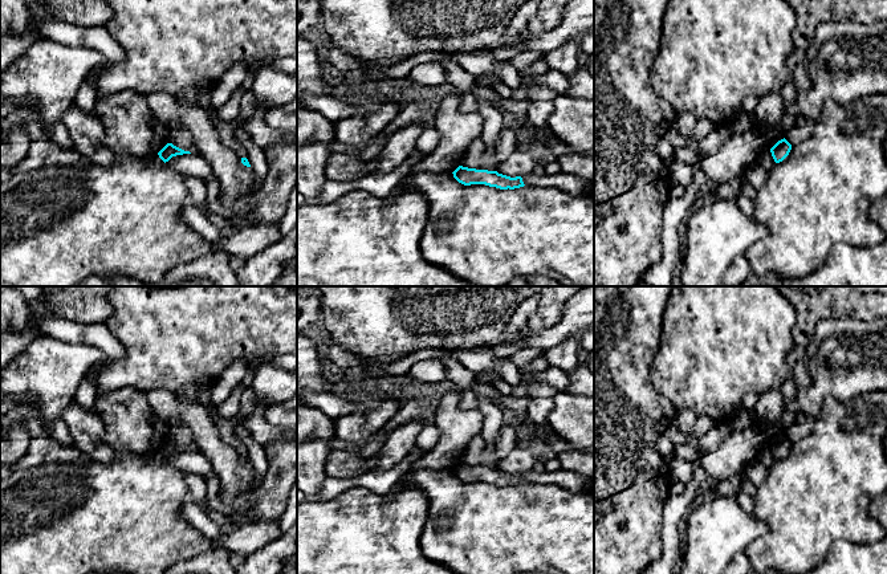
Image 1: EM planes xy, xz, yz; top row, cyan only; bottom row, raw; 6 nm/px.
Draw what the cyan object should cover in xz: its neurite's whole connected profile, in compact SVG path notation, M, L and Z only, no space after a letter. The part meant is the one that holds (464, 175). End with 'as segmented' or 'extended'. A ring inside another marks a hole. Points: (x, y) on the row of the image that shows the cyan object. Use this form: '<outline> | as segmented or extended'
M459 166L452 174L453 178L464 186L485 184L500 190L514 190L525 186L521 176L510 178L499 174L497 171L476 170Z | as segmented

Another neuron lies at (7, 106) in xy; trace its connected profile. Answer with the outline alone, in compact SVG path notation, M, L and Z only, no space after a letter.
M0 97L0 122L20 106L30 106L30 105L32 101L29 98L8 99Z

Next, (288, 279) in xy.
M297 269L292 272L284 272L268 286L297 286Z

